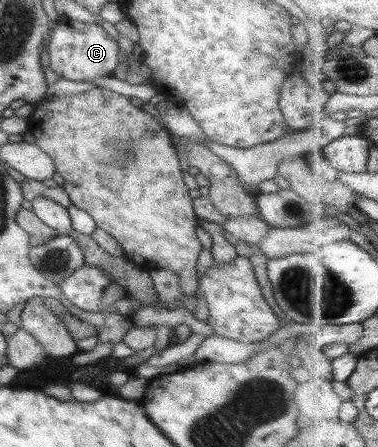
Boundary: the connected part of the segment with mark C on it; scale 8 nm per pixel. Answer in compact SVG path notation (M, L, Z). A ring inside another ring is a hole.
M70 22L57 23L49 31L45 49L49 53L51 69L57 77L90 82L113 74L113 70L118 66L120 47L102 24Z

